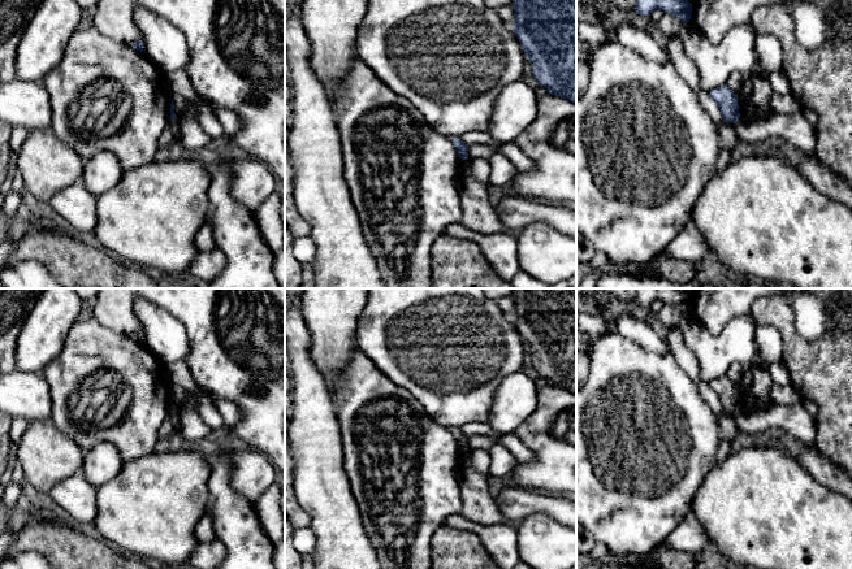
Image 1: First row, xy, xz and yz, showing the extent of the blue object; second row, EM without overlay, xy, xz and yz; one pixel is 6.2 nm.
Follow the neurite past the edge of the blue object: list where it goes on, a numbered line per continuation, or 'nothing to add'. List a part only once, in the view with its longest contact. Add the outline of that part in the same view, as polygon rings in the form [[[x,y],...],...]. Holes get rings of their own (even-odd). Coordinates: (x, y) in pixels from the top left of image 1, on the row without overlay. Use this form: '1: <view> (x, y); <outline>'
nothing to add

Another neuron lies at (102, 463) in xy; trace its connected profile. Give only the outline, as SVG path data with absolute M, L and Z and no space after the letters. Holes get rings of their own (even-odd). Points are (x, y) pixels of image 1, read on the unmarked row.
M99 443L83 453L82 473L86 479L99 488L114 478L124 466L124 459L111 443Z

